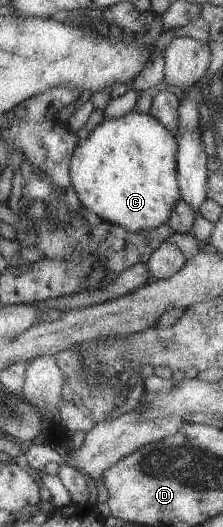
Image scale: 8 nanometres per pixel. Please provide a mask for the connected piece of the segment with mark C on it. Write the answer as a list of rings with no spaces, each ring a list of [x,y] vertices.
[[[133,110],[132,112],[126,113],[123,117],[103,120],[97,127],[91,131],[89,137],[80,141],[75,151],[70,165],[70,176],[72,186],[76,192],[76,196],[80,203],[88,210],[96,213],[103,221],[120,225],[125,229],[132,232],[138,232],[141,230],[152,230],[164,223],[168,223],[171,210],[175,207],[177,201],[181,199],[180,189],[178,186],[178,167],[176,164],[176,153],[178,150],[178,141],[175,135],[173,135],[164,125],[161,125],[157,119],[152,115],[144,114]]]

